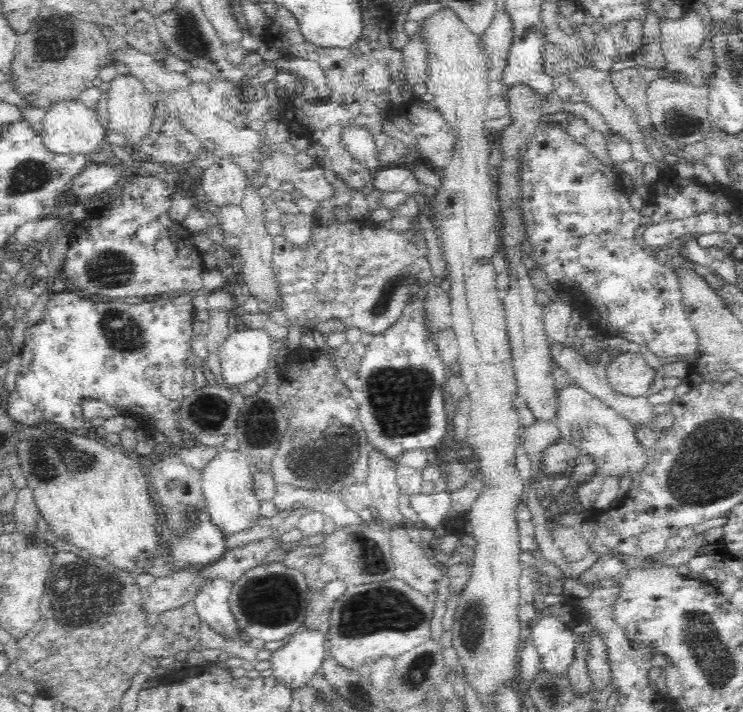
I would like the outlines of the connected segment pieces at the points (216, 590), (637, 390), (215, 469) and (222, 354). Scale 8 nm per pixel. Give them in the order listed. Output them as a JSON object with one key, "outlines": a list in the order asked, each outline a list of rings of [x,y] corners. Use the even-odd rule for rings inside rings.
{"outlines":[[[[221,578],[204,579],[192,601],[200,620],[208,622],[218,633],[238,639],[241,631],[229,607],[232,588],[233,583]]],[[[615,353],[606,363],[610,386],[624,396],[647,396],[657,371],[646,364],[640,353]]],[[[218,448],[216,456],[201,470],[201,481],[204,504],[207,506],[210,518],[225,534],[225,532],[238,532],[246,530],[261,516],[260,504],[253,488],[253,473],[250,471],[251,463],[246,453],[237,450]]],[[[236,325],[217,352],[222,368],[221,384],[234,390],[260,376],[269,365],[271,344],[272,337],[268,331]]]]}

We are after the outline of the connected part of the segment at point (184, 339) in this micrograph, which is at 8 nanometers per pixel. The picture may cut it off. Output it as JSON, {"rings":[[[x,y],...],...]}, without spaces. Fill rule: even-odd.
{"rings":[[[64,290],[58,293],[52,293],[50,299],[44,308],[44,317],[39,324],[30,326],[24,334],[24,343],[19,351],[21,358],[21,367],[17,372],[15,379],[15,388],[10,392],[7,398],[7,415],[12,417],[16,424],[22,425],[34,425],[40,424],[40,422],[48,421],[56,425],[60,425],[65,429],[73,429],[78,432],[82,432],[83,427],[88,425],[84,421],[84,412],[82,411],[82,404],[86,400],[100,400],[100,402],[106,402],[106,404],[112,404],[112,406],[124,406],[121,413],[132,414],[138,413],[144,417],[144,426],[150,427],[150,430],[160,432],[166,436],[168,440],[168,446],[166,449],[175,450],[179,447],[186,436],[184,431],[177,427],[178,422],[178,410],[182,404],[183,398],[188,396],[193,390],[202,388],[208,382],[205,379],[207,368],[199,357],[192,351],[191,336],[193,334],[193,319],[195,317],[195,307],[192,305],[193,294],[186,293],[180,298],[160,298],[156,302],[146,302],[146,304],[124,304],[124,302],[118,302],[118,300],[112,301],[92,301],[87,296],[77,291]]]}

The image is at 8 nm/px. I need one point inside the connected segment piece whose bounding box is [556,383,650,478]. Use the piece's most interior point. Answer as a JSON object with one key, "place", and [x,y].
{"place":[583,419]}

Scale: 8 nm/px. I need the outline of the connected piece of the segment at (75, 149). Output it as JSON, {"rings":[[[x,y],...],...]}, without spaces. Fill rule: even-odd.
{"rings":[[[62,100],[46,111],[40,136],[47,150],[54,154],[85,155],[97,151],[107,131],[98,120],[98,111],[86,108],[79,100]]]}

